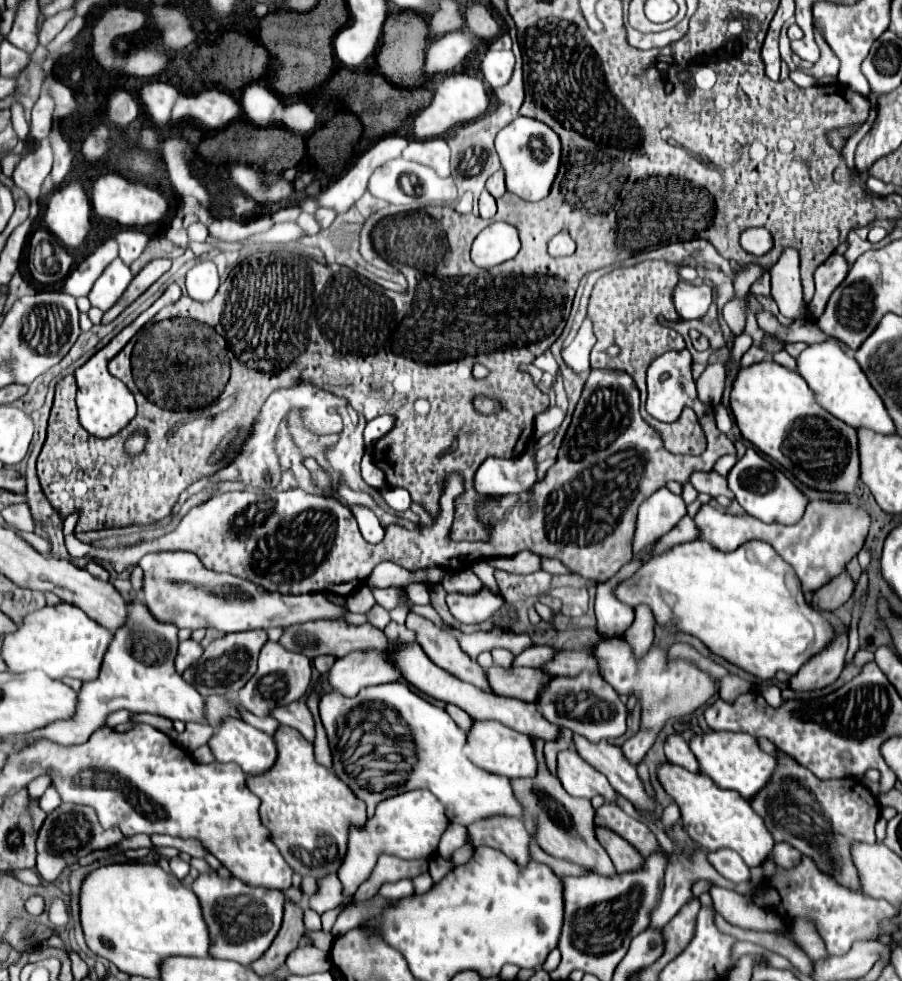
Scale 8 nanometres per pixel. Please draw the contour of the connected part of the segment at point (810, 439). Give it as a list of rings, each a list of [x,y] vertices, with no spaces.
[[[774,360],[740,368],[734,378],[730,408],[742,436],[762,454],[776,460],[804,486],[820,492],[854,494],[860,482],[858,434],[818,406],[806,380]]]

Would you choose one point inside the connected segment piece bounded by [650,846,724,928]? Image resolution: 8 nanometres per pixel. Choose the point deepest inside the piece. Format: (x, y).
(681, 872)

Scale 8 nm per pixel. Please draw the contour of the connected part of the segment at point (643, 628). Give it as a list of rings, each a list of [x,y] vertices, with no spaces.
[[[640,604],[636,608],[636,620],[634,624],[624,632],[624,640],[632,646],[634,656],[644,656],[652,642],[654,642],[654,628],[656,628],[656,620],[652,616],[652,610],[648,610],[648,606]]]

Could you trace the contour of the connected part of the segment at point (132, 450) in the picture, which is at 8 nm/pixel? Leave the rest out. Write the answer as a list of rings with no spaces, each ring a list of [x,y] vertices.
[[[136,432],[128,442],[126,442],[126,450],[128,450],[128,454],[138,454],[142,448],[144,448],[144,434],[140,434],[140,432]]]

